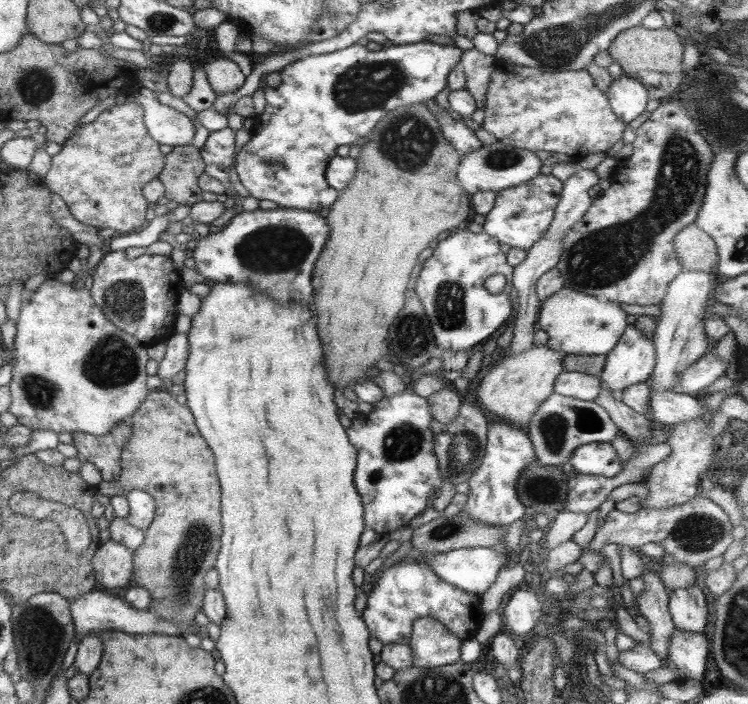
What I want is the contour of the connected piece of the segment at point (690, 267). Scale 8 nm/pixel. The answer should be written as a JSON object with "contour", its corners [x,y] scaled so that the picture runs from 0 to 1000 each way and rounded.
{"contour":[[[921,318],[900,338],[901,358],[912,386],[940,386],[957,389],[960,372],[955,342]]]}

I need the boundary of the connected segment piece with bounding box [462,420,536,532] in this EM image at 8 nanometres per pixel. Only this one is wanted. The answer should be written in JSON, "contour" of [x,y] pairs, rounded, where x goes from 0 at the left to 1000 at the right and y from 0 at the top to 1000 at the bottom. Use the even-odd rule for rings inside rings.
{"contour":[[[658,597],[651,604],[648,646],[643,652],[643,659],[632,669],[624,680],[627,702],[624,713],[618,719],[619,726],[632,736],[632,739],[670,749],[672,756],[683,741],[697,737],[702,722],[699,714],[691,709],[689,685],[697,673],[697,668],[717,652],[710,626],[702,612],[689,605]]]}

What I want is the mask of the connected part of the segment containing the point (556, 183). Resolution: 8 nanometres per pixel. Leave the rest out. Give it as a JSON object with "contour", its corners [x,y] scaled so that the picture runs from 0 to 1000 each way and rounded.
{"contour":[[[718,246],[715,253],[691,261],[680,268],[662,271],[659,297],[648,304],[646,330],[664,341],[667,347],[676,347],[683,352],[694,352],[705,358],[715,344],[719,344],[741,307],[747,287],[751,259],[737,247]]]}

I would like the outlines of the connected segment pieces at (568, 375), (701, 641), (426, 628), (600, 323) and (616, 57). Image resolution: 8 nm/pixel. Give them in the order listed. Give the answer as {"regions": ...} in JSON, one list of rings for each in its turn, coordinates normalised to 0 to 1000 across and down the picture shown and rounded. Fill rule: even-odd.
{"regions":[[[[753,527],[742,537],[739,558],[779,570],[793,570],[801,560],[802,545],[799,534]]],[[[905,893],[897,899],[892,935],[909,963],[937,966],[947,928],[945,909],[939,899]]],[[[557,878],[552,881],[545,915],[549,946],[566,949],[606,943],[614,935],[616,911],[580,878]]],[[[753,406],[742,419],[734,420],[723,429],[715,460],[717,467],[733,474],[730,491],[738,497],[747,497],[754,504],[809,506],[822,493],[830,473],[840,462],[836,459],[836,449],[837,445],[820,428],[785,420],[785,418],[767,415]]],[[[856,36],[845,38],[825,48],[814,61],[811,74],[817,85],[825,87],[836,107],[854,115],[865,128],[868,141],[908,134],[916,105],[910,101],[910,82],[913,82],[912,47],[905,40],[889,38],[880,43],[864,43]]]]}

